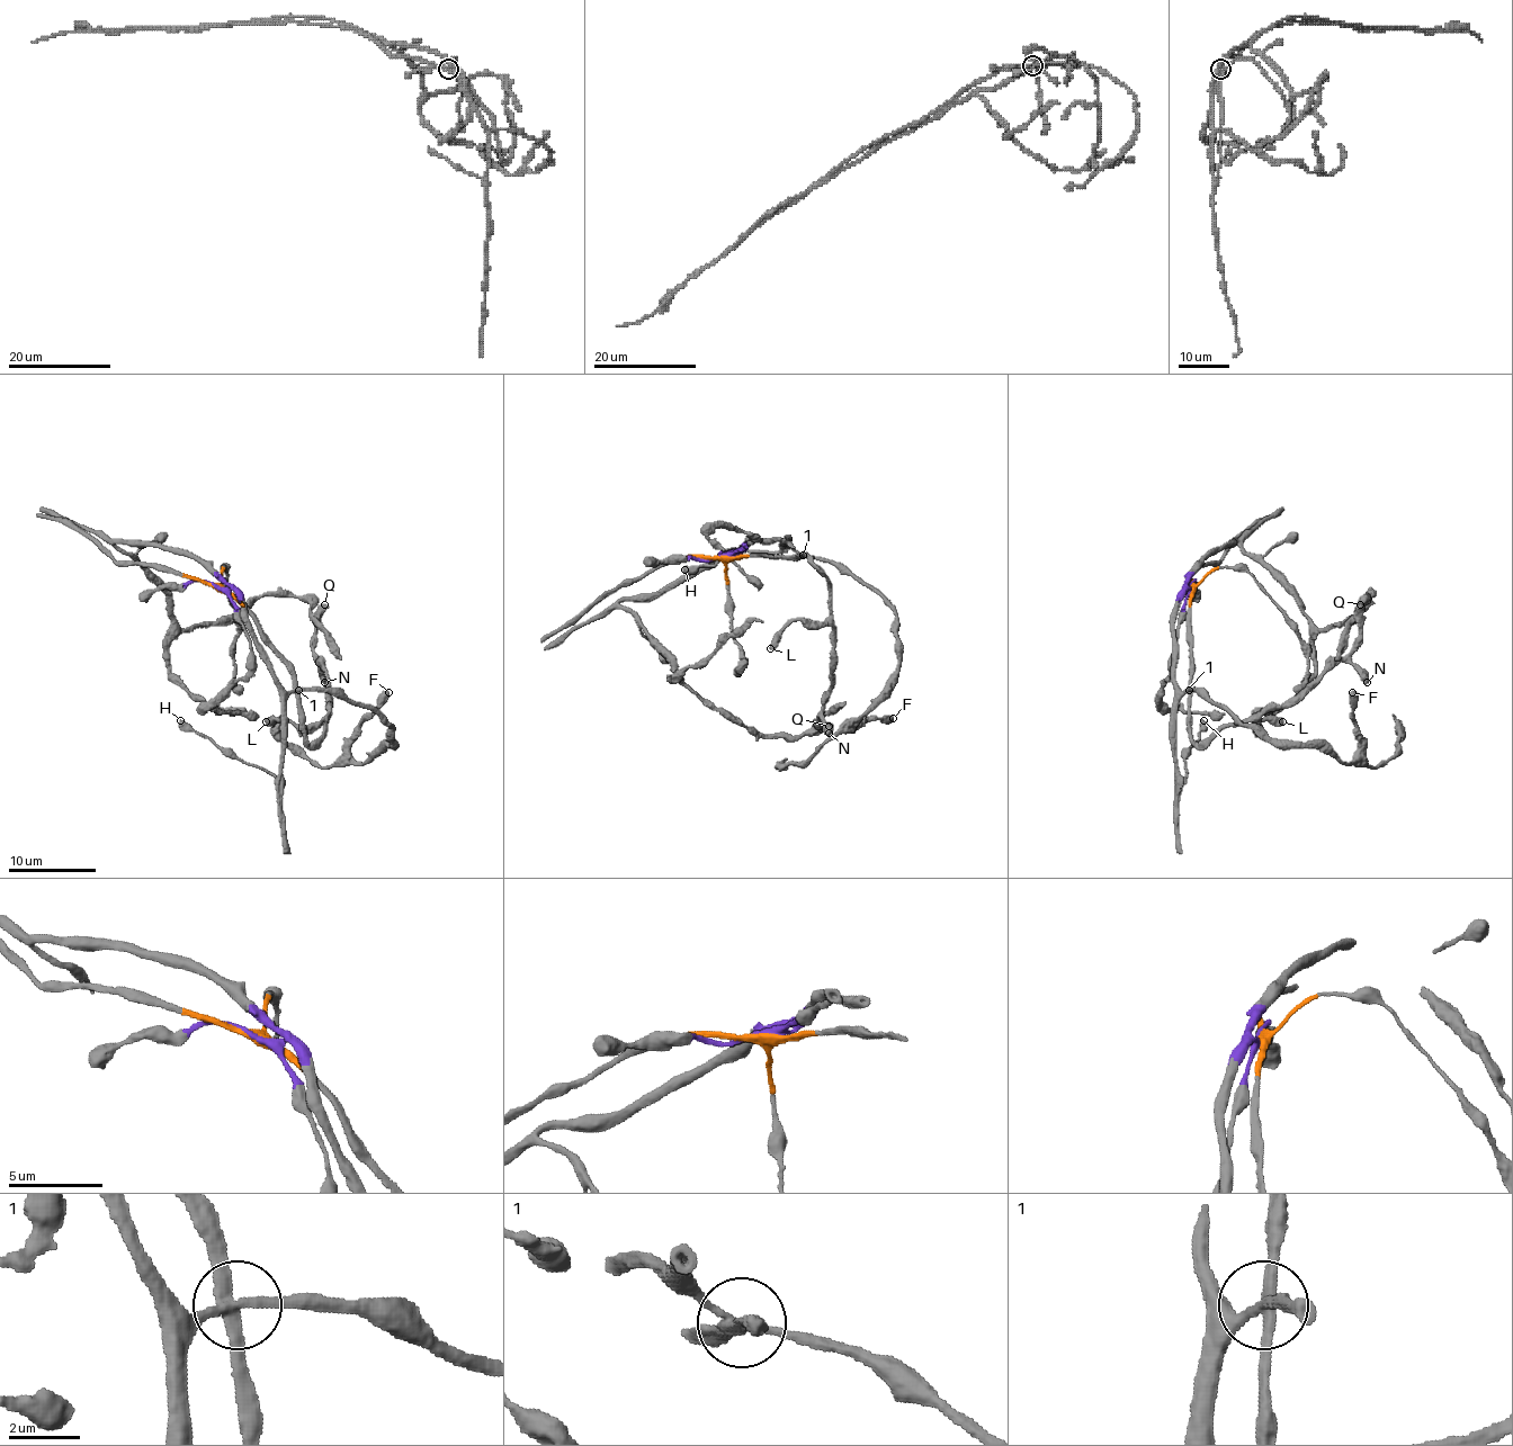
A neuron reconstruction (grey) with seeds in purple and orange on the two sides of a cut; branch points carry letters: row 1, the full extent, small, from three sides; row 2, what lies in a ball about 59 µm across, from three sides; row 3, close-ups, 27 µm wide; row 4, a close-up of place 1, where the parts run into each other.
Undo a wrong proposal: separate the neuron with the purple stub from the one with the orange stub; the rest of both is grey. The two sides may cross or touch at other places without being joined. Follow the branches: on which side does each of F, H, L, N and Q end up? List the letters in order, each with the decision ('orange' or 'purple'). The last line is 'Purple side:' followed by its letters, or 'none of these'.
F: purple
H: purple
L: orange
N: orange
Q: orange
Purple side: F, H

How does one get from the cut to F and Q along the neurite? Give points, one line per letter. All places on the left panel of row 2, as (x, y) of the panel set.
F: (215, 586), (280, 685), (342, 692), (391, 727), (393, 745), (358, 762), (349, 753), (351, 734), (388, 692)
Q: (215, 586), (287, 667), (307, 743), (325, 732), (328, 674), (314, 647), (325, 603)

